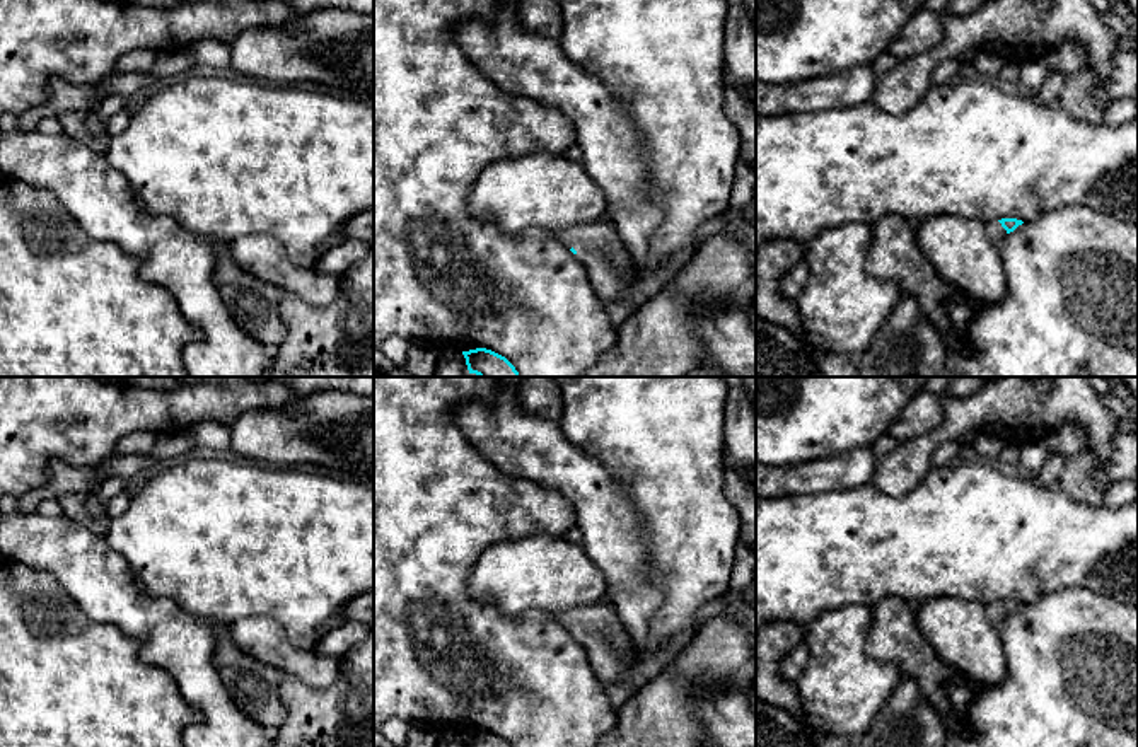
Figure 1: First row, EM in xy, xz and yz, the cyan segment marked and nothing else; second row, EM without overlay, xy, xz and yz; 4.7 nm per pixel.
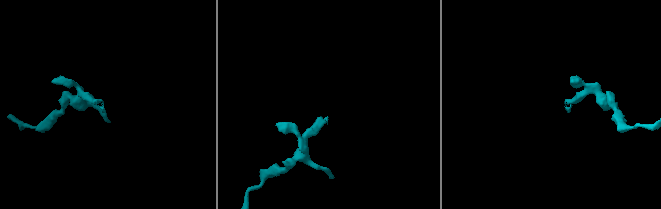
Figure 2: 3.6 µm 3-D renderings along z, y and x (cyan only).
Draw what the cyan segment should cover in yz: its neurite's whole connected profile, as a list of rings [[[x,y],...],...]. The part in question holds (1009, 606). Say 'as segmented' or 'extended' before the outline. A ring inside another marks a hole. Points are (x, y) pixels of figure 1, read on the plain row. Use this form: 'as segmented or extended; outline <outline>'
extended; outline [[[1017,600],[993,602],[993,604],[986,605],[986,614],[995,628],[1002,628],[1005,619],[1022,605],[1024,604],[1017,602]]]

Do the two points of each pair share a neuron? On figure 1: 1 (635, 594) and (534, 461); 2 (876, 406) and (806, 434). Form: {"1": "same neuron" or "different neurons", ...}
{"1": "same neuron", "2": "same neuron"}

